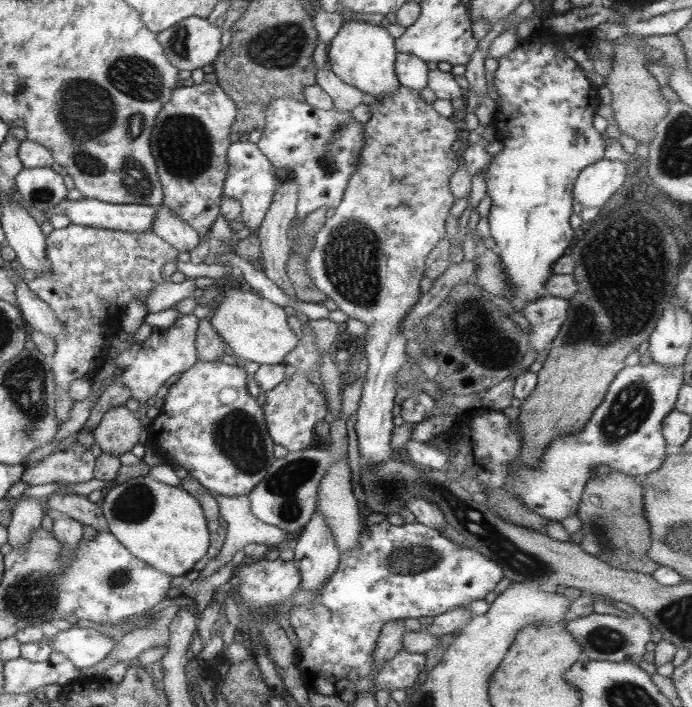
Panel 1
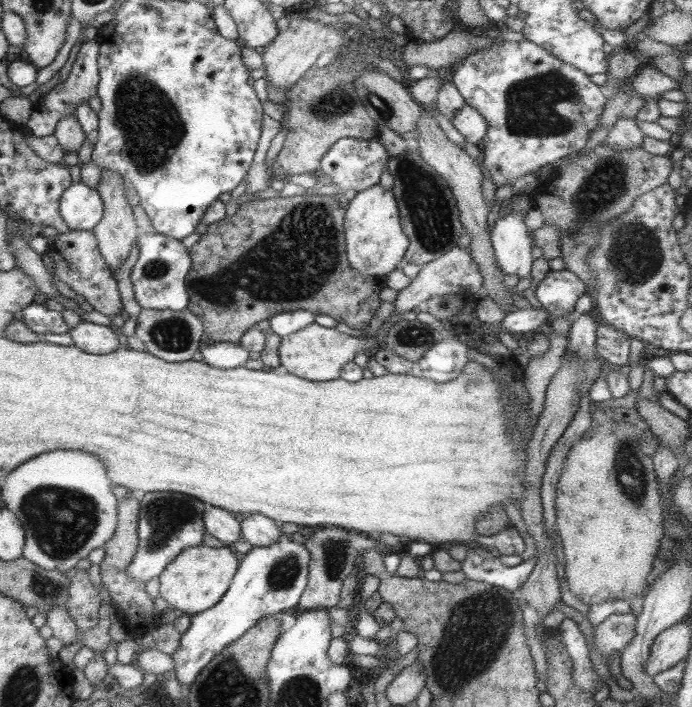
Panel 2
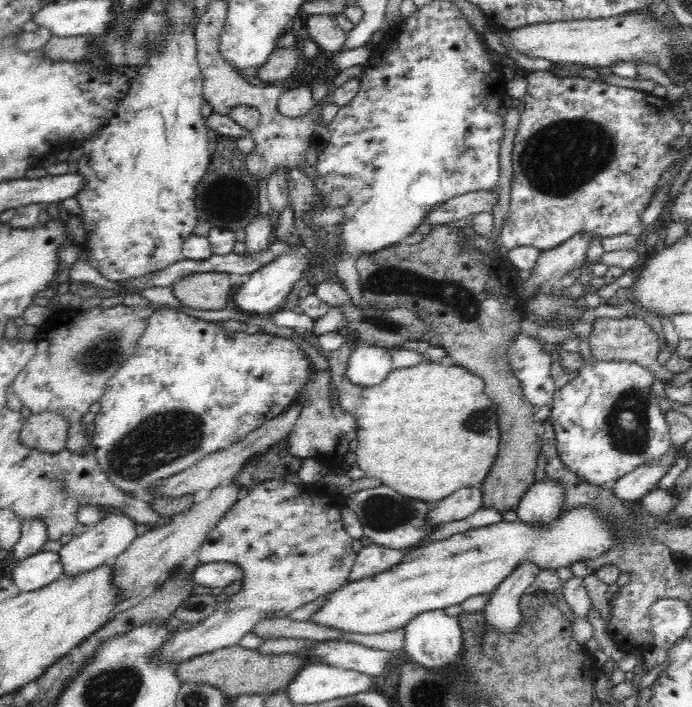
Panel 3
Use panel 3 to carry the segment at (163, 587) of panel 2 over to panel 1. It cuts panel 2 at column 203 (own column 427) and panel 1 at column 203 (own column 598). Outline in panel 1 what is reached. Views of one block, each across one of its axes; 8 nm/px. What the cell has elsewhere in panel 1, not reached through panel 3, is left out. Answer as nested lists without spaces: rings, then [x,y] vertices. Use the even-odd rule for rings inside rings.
[[[147,475],[131,477],[111,487],[99,503],[108,531],[131,556],[167,576],[184,576],[202,559],[209,548],[209,531],[200,504],[186,490],[169,486]]]

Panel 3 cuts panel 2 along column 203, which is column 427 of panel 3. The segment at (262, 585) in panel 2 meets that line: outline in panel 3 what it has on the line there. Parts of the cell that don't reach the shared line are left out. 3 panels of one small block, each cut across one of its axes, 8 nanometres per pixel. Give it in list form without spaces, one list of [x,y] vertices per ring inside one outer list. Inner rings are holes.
[[[445,609],[424,611],[414,618],[411,618],[403,626],[404,650],[412,656],[412,660],[424,667],[446,668],[456,667],[460,664],[455,662],[460,658],[460,627],[457,617],[450,616]]]

